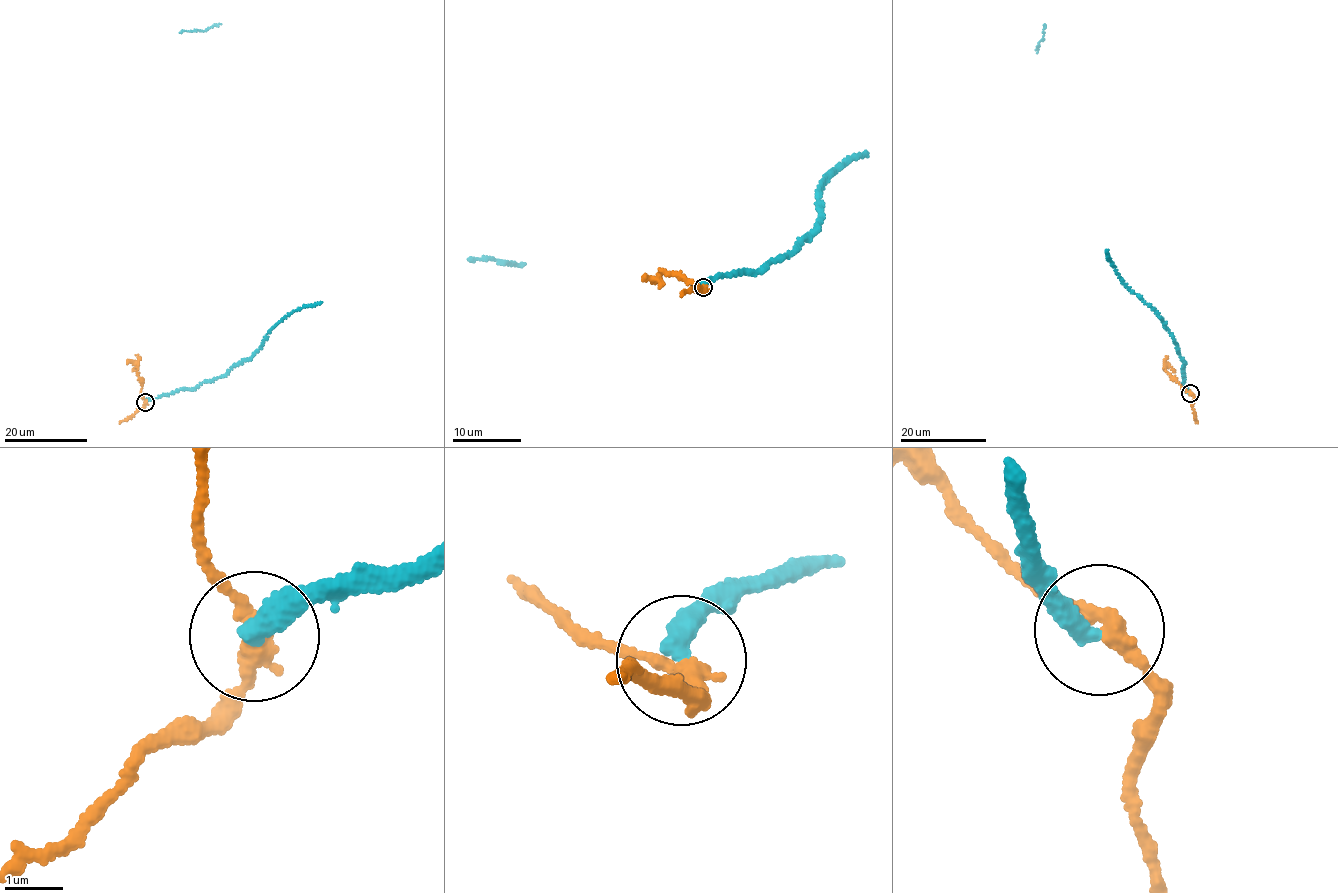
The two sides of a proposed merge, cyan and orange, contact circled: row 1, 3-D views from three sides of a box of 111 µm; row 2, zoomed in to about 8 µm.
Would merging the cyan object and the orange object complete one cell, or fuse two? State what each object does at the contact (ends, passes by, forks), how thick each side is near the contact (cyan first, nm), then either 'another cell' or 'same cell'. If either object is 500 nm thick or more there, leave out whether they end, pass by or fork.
cyan ends; orange passes by; calibres 360 and 280 nm; another cell

